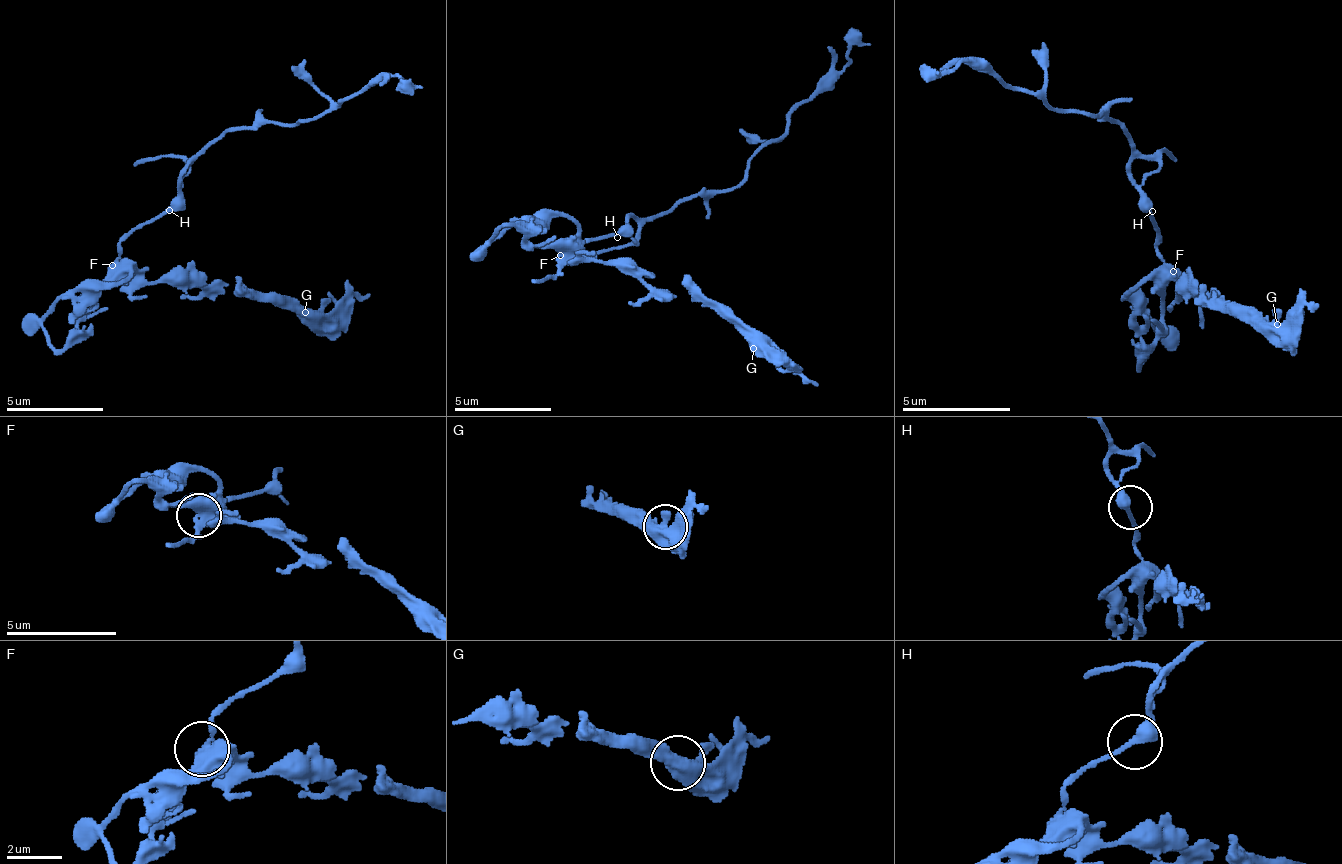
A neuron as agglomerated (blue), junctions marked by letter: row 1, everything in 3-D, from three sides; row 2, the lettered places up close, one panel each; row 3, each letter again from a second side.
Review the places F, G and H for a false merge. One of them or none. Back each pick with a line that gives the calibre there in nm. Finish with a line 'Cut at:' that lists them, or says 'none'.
Cut at: none

